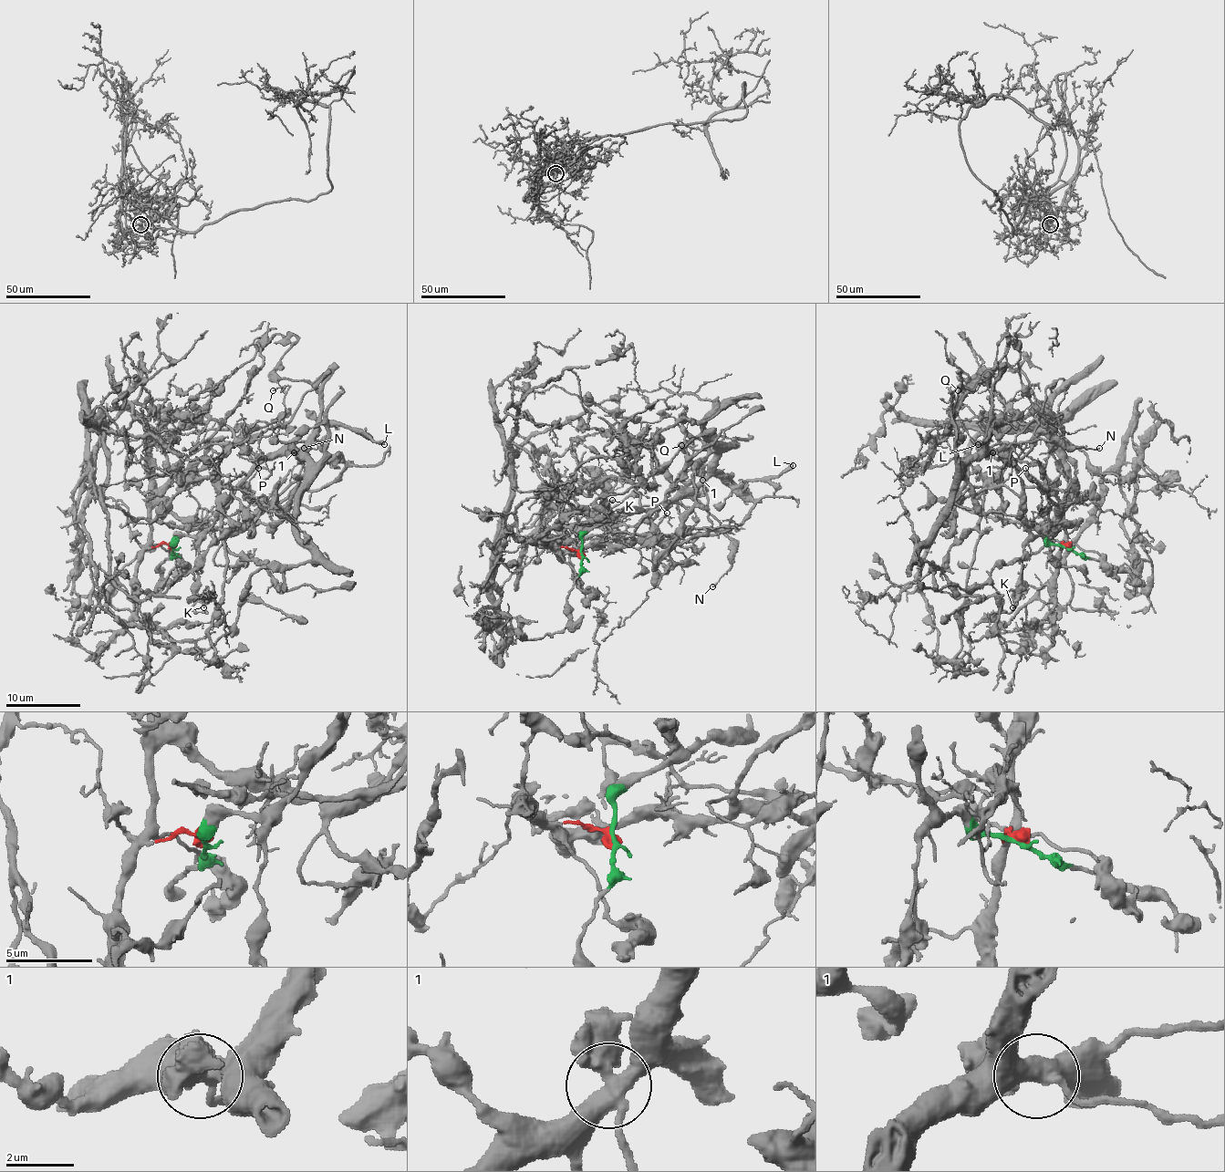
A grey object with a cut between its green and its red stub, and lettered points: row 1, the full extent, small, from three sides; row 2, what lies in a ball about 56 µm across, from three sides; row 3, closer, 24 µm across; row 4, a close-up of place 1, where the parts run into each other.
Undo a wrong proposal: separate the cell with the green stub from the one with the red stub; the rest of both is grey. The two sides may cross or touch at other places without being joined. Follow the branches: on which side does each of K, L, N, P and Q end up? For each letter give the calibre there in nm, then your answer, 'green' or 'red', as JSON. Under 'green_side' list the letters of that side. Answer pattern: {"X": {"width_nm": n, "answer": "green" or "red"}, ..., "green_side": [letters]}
{"K": {"width_nm": 170, "answer": "green"}, "L": {"width_nm": 420, "answer": "green"}, "N": {"width_nm": 130, "answer": "green"}, "P": {"width_nm": 120, "answer": "green"}, "Q": {"width_nm": 110, "answer": "green"}, "green_side": ["K", "L", "N", "P", "Q"]}

